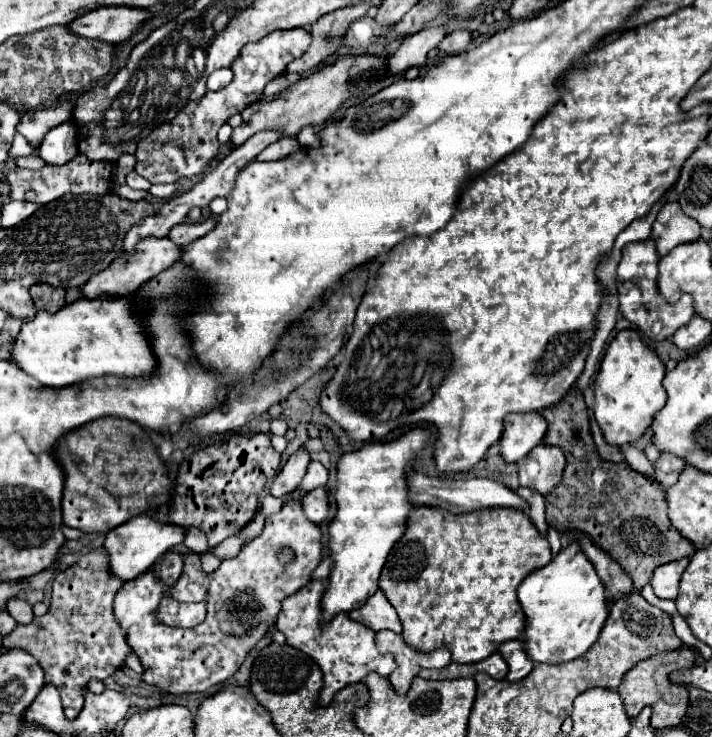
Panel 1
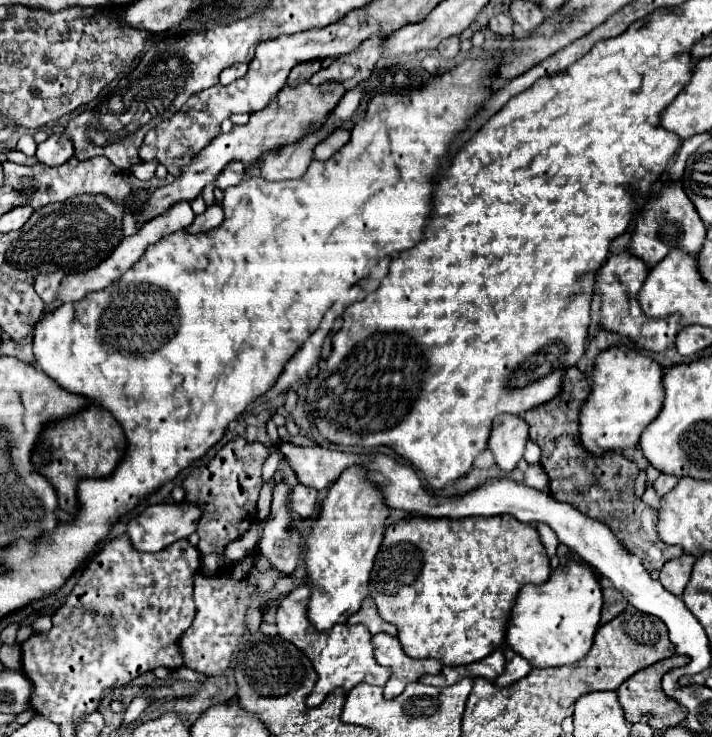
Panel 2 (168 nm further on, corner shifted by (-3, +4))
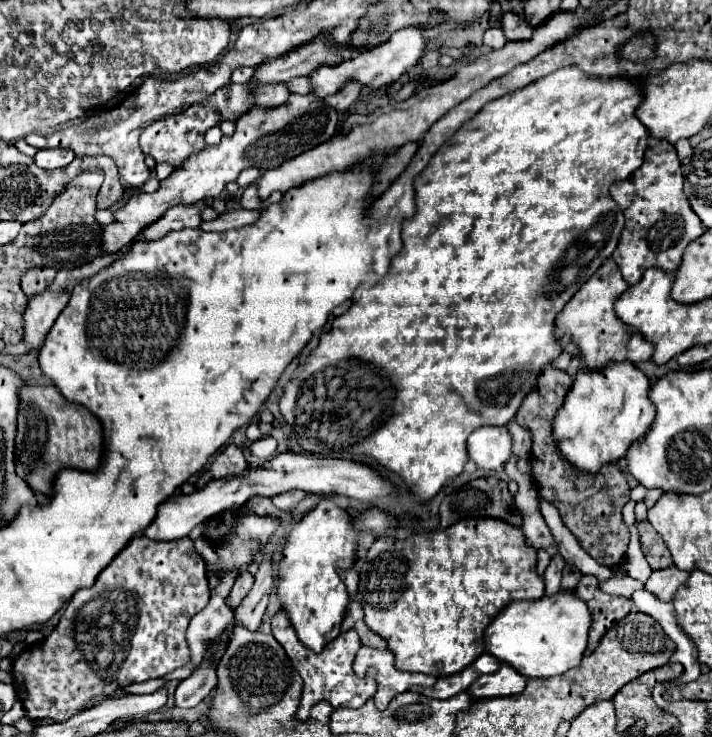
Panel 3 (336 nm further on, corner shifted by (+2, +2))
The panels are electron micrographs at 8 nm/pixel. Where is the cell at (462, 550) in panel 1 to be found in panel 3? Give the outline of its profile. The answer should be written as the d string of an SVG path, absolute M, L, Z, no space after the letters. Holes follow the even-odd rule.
M462 519L462 521L454 523L454 527L438 531L415 532L404 541L394 539L394 537L380 537L368 549L364 561L362 561L360 569L358 569L360 583L358 583L356 601L364 609L364 623L370 627L370 631L374 631L374 633L378 633L378 635L382 635L386 639L386 649L390 653L394 653L394 667L398 671L424 673L424 675L434 675L434 677L448 677L448 675L454 675L454 673L466 669L470 663L474 663L474 659L478 659L478 655L484 653L484 647L482 647L484 629L502 611L502 607L506 607L512 601L536 601L536 599L542 599L544 581L538 577L534 567L536 567L536 551L526 545L522 529L518 529L518 527L514 527L514 525L506 523L506 521L500 521L500 519Z

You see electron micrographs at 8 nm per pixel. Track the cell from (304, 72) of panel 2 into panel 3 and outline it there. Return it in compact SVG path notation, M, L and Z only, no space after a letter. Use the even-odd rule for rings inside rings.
M276 83L276 85L264 85L252 91L254 95L254 107L278 107L282 103L286 103L288 99L288 89L284 83Z

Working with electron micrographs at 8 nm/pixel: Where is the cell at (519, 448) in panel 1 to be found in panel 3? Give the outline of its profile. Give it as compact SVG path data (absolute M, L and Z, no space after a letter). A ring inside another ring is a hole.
M480 427L466 439L468 457L482 469L498 469L512 455L512 439L506 427Z

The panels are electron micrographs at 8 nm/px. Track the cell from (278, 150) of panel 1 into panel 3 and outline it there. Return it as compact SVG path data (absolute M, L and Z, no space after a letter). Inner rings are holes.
M250 185L244 189L242 197L240 197L240 205L244 209L258 209L260 203L256 203L256 185Z

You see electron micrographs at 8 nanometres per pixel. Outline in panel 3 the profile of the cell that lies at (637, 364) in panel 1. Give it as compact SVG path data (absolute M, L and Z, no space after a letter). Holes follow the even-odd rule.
M610 363L602 371L580 369L564 405L554 419L554 443L560 455L578 471L596 473L604 463L614 463L640 439L654 421L654 405L648 399L650 381L632 363Z

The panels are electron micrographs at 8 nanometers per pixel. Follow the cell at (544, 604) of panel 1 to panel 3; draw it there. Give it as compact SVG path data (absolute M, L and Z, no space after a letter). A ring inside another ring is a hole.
M560 591L554 597L546 597L540 601L530 603L510 603L484 631L484 647L486 653L494 655L498 661L512 665L520 675L526 679L550 679L556 675L566 673L568 669L574 669L580 665L586 641L588 641L588 629L590 629L590 611L574 593Z

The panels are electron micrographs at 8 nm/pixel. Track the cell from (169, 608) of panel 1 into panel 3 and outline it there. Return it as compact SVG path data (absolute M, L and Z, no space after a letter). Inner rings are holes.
M144 535L134 537L130 545L98 575L90 589L80 589L70 599L58 627L38 645L30 645L12 665L14 687L31 719L66 721L86 709L92 697L110 697L116 689L130 683L158 679L190 663L186 629L190 617L208 605L210 587L206 561L196 553L190 537L176 541L154 541Z

